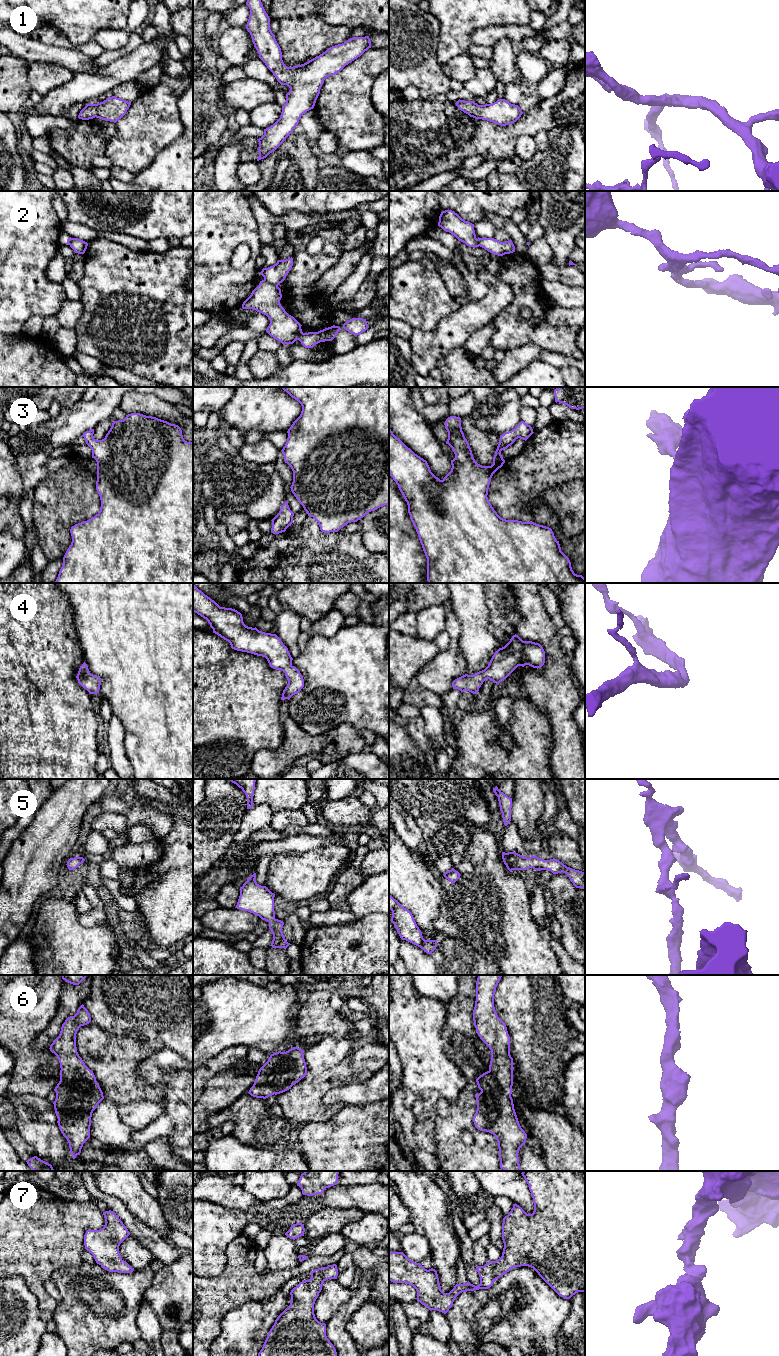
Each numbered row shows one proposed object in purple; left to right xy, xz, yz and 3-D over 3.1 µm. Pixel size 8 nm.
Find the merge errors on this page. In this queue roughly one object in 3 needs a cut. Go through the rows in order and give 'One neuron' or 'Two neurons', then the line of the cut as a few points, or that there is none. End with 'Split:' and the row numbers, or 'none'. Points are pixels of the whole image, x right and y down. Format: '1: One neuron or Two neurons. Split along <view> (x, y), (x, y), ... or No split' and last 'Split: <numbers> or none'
1: One neuron. No split
2: Two neurons. Split along xz (264, 278), (277, 286)
3: One neuron. No split
4: One neuron. No split
5: One neuron. No split
6: One neuron. No split
7: One neuron. No split
Split: 2

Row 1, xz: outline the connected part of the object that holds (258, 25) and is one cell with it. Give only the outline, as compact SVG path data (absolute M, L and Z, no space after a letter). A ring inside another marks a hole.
M247 0L246 5L250 9L246 29L251 35L252 42L259 54L259 58L265 63L267 68L273 73L281 85L287 85L290 88L290 91L286 94L286 103L282 106L280 118L273 125L264 129L264 135L257 139L259 142L259 156L257 161L259 161L275 151L293 132L293 129L298 125L301 116L314 108L324 80L327 77L340 72L346 65L371 48L371 41L369 36L353 37L342 44L328 48L325 52L304 64L287 67L282 60L281 48L275 39L275 35L270 29L270 18L266 13L261 0Z

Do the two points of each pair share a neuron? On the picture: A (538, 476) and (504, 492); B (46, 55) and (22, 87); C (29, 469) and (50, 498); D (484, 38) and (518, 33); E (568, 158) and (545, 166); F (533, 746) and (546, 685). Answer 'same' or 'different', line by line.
A: same
B: different
C: different
D: same
E: same
F: different

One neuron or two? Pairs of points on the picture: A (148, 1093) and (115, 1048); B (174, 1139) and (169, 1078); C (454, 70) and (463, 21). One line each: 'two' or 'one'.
A: one
B: one
C: two

